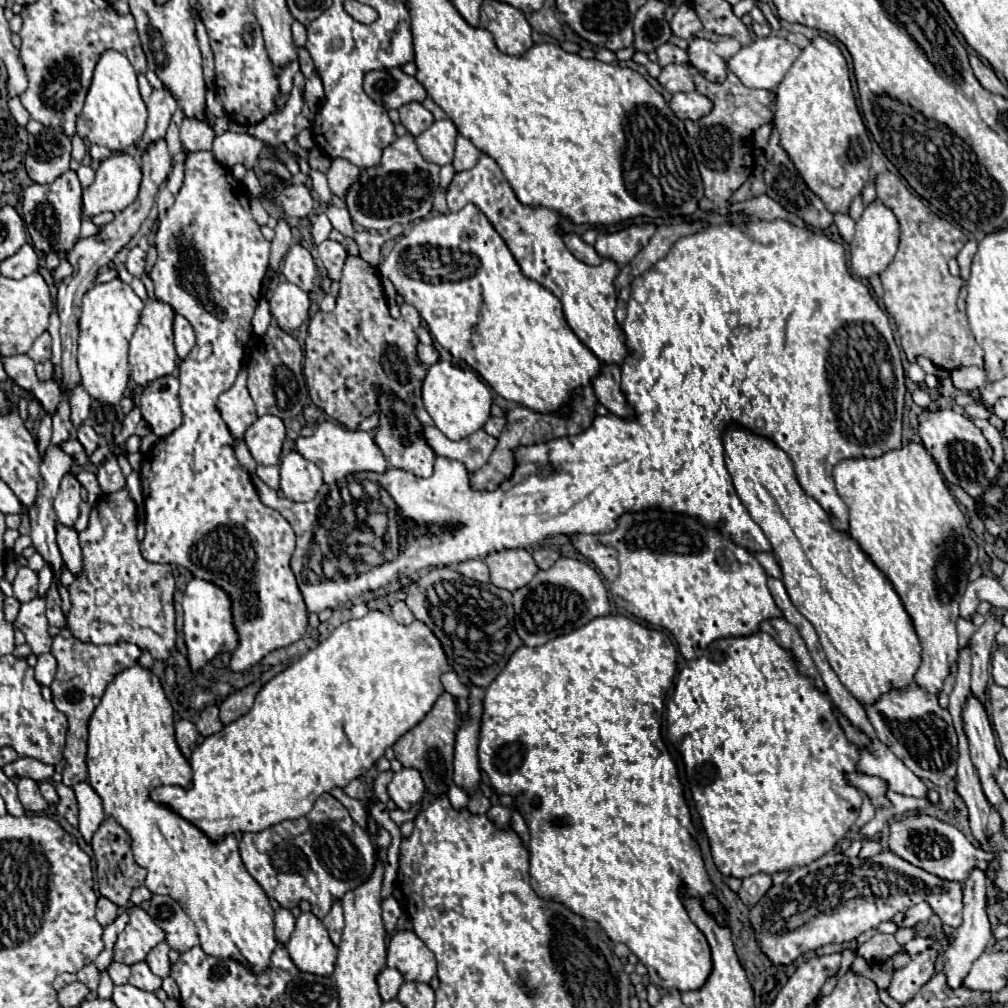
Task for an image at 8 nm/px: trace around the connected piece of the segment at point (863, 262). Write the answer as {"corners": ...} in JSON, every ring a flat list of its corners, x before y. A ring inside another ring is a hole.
{"corners":[[879,200,871,202,865,208,861,220,857,222,857,232,850,244,850,266,853,274,859,278,867,278,867,280,881,274,893,260,897,252,897,244,899,244,899,222,895,214,887,206,879,204]]}

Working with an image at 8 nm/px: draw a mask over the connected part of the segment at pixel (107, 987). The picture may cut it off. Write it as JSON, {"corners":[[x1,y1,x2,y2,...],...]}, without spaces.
{"corners":[[107,972,101,974,101,982,99,982,99,988,97,988,97,996,103,998,103,1000,109,1000,111,998,111,992,113,992,113,982,109,978]]}

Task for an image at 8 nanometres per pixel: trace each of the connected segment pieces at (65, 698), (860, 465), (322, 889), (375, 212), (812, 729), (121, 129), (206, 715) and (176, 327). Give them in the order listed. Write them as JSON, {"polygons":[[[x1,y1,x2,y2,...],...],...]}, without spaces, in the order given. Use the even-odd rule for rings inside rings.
{"polygons":[[[63,628,51,644,51,654,57,660,57,676,51,684,53,692,53,704,57,710,61,710,69,720,67,730,67,744,63,752,63,760,55,766,55,770,63,776,65,786,75,786,83,780,87,780,87,766,85,766,85,754,87,754,87,722,93,714,93,710,99,706,101,696,107,688,107,684,125,668,137,664,141,656,141,648,131,642,119,642,113,646,95,646,77,640,69,628]],[[907,442,903,444,903,448,895,452,885,452,875,460,843,460,833,468,833,478,839,496,849,508,851,538,857,540,867,558,891,582,917,632,923,660,919,670,915,672,913,682,929,694,939,694,943,690,945,678,957,662,959,644,955,622,959,618,959,600,963,596,963,588,969,582,967,572,977,562,977,544,969,536,967,520,959,510,955,498,951,496,935,460,921,444,915,442]],[[331,794,319,796,313,810,303,818,275,824,263,832,243,834,239,852,247,872,269,898,287,910,307,900,319,920,323,920,331,906,349,890,367,882,375,868,375,846,369,832,361,828]],[[413,136,397,138,383,150,377,166,365,168,361,176,349,186,345,194,345,204,351,218,365,230,387,230,393,224,405,224,421,220,431,212,433,194,439,188,439,166,423,160,415,148]],[[757,632,753,636,721,638,721,640,711,642,701,658,691,660,679,672,675,692,667,704,667,718,669,718,667,720,669,722,667,738,673,746,677,746,677,752,683,758,685,776,687,776,687,782,691,788,691,796,693,796,695,808,703,820,703,828,709,836,713,862,723,876,733,876,733,878,743,880,757,872,775,874,775,872,791,870,795,866,811,864,813,860,831,852,837,846,837,842,843,840,843,836,853,826,855,818,859,816,863,794,857,788,853,788,851,784,847,784,847,780,845,780,845,772,851,772,857,768,859,752,855,752,855,748,851,748,851,744,847,744,847,736,843,736,843,730,839,728,839,722,835,720,829,696,819,692,813,686,811,678,805,678,799,674,791,654,787,650,783,650,769,634]],[[107,50,97,62,93,82,85,98,83,118,87,120,87,126,91,128,87,136,89,142,105,146,111,152,123,152,135,146,137,140,143,136,145,122,147,122,147,108,139,94,137,74,131,62,121,52]],[[207,706,201,712,201,718,197,722,197,732,201,736,211,736,211,734,217,734,221,728,223,728,223,724,219,722,219,708,217,706]],[[179,314,173,318,173,334,175,334,177,356,183,360,195,346,195,332,193,332,191,324,187,322,187,318,183,318]]]}

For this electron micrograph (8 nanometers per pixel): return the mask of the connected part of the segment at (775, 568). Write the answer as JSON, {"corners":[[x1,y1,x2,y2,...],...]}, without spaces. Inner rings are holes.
{"corners":[[757,552,755,558,759,560,759,564,765,568,765,572,773,578,781,578,781,568,777,564,777,560,773,558,773,554,767,554,767,552]]}

